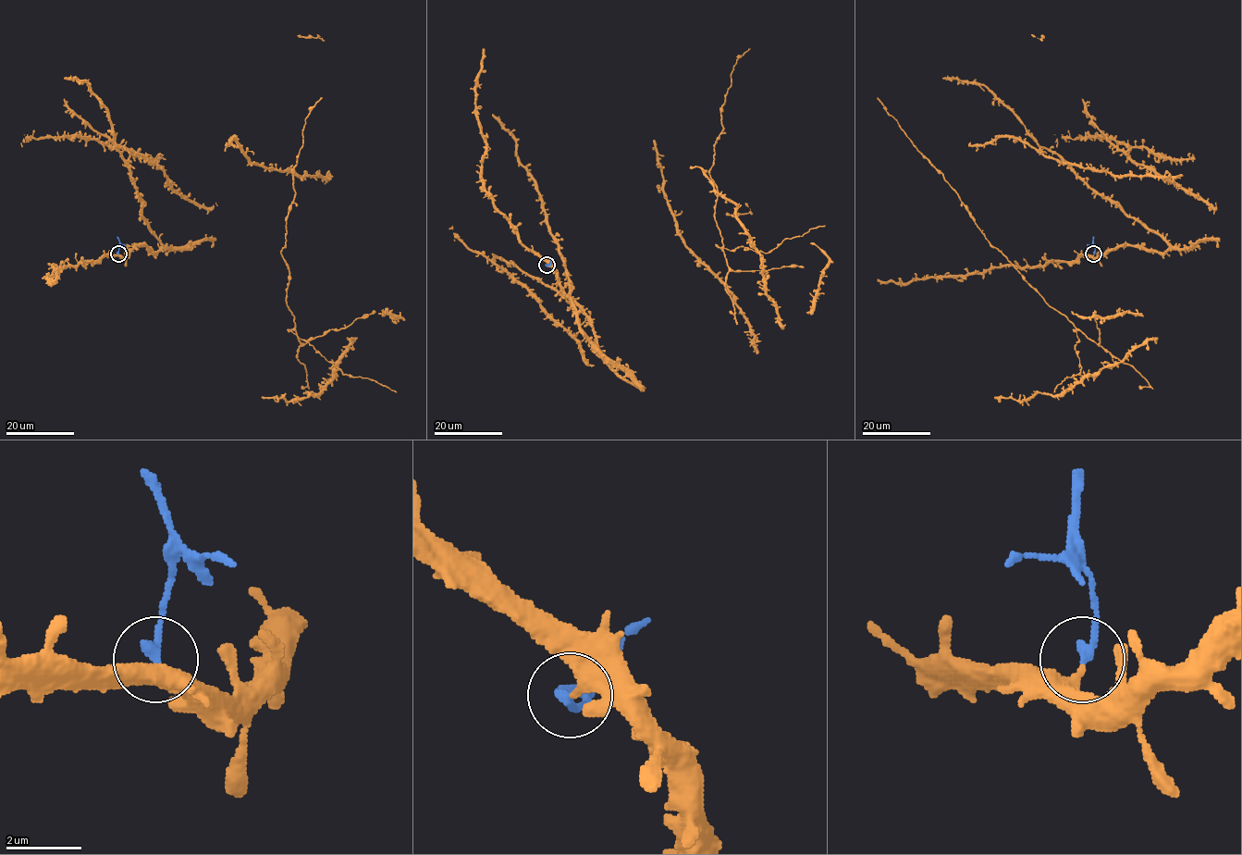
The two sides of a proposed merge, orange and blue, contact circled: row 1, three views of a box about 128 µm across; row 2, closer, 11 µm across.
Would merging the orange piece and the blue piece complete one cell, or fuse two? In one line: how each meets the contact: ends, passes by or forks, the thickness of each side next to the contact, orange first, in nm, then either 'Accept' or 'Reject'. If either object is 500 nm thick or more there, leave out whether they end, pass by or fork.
At the ring orange ends. At the ring blue ends. Thickness 320 nm (orange) against 280 nm. Reject

